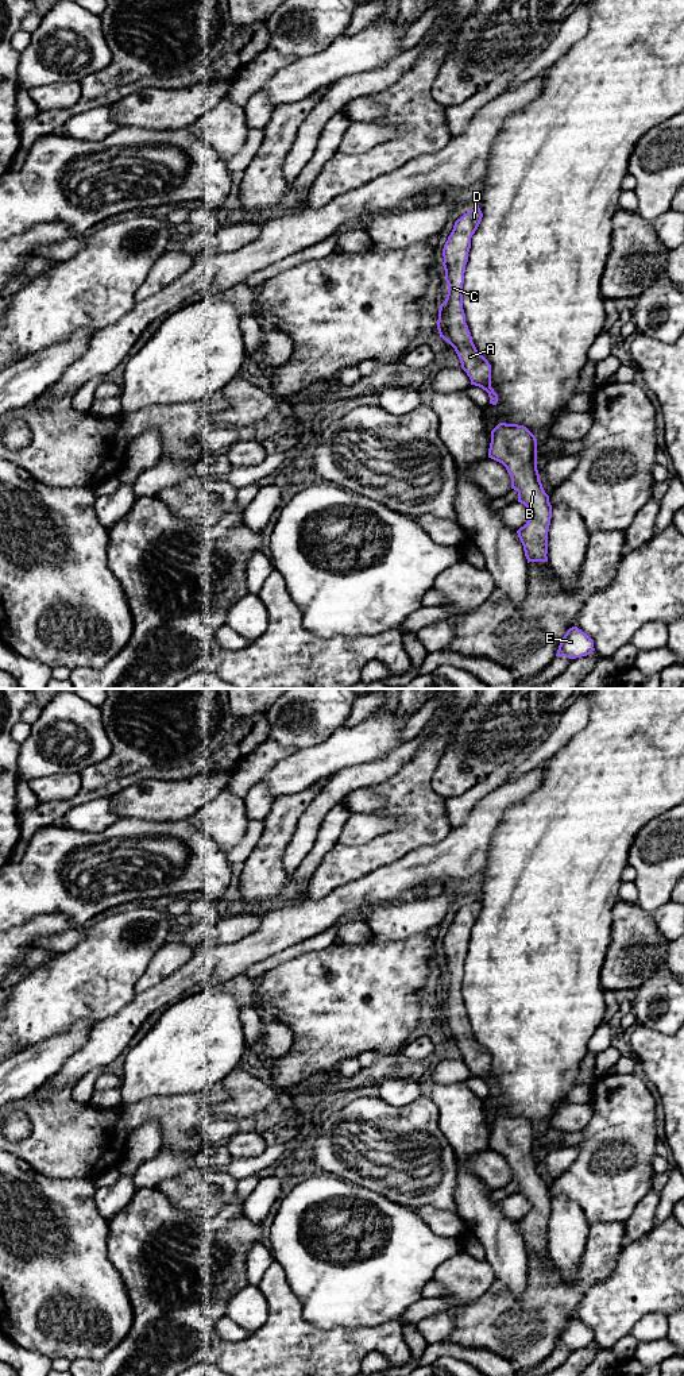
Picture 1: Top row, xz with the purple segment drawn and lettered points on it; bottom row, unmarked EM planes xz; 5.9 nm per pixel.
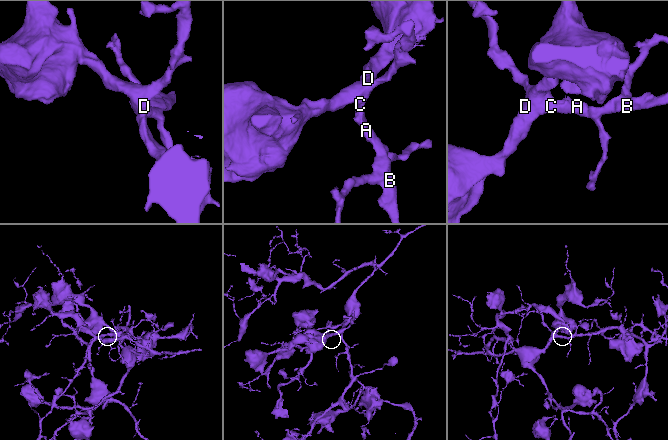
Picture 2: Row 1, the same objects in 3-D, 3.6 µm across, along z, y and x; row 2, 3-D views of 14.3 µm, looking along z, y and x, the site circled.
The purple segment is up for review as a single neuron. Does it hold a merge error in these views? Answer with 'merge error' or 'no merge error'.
no merge error

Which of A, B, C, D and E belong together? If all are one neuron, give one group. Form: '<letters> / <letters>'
A B C D E

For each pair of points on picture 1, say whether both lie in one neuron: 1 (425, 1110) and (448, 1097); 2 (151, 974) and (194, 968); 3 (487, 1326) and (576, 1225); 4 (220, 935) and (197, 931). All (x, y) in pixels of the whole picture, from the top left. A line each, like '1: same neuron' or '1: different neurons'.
1: different neurons
2: different neurons
3: different neurons
4: same neuron

